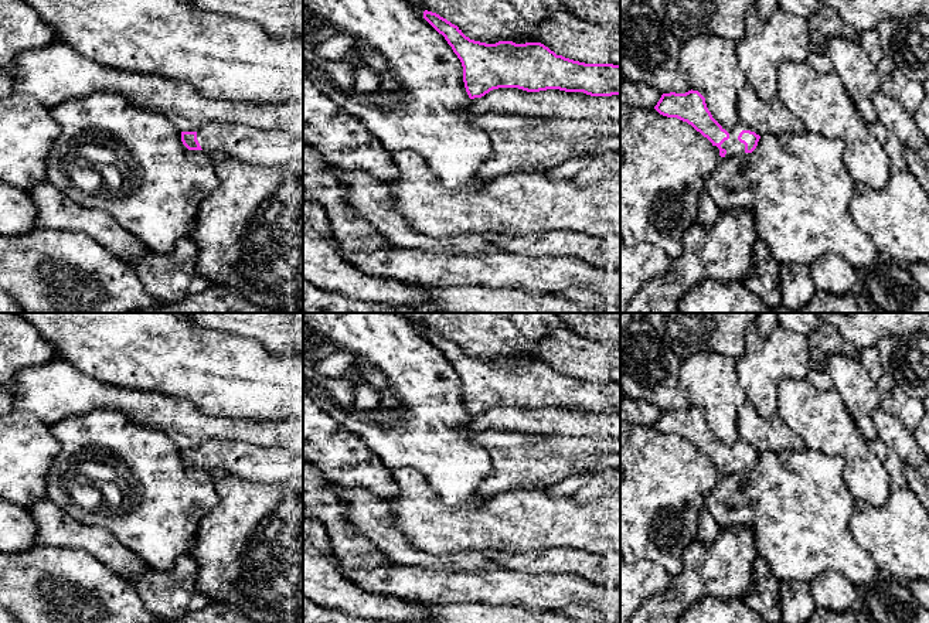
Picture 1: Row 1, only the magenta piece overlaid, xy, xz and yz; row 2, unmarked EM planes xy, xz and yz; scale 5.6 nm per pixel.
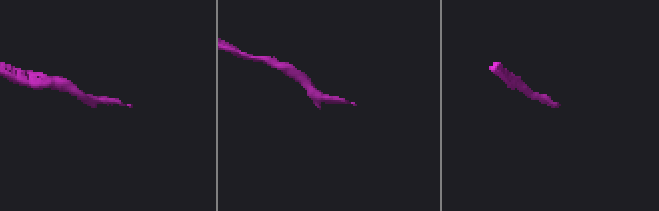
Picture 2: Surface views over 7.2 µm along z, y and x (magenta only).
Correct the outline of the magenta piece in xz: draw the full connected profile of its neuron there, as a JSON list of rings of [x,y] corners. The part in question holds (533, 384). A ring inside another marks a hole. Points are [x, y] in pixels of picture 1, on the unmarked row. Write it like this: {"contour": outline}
{"contour": [[[423,328],[423,336],[445,354],[463,384],[463,399],[470,416],[481,415],[493,406],[518,405],[527,409],[559,406],[583,409],[591,413],[620,412],[620,382],[585,381],[557,372],[541,360],[515,361],[498,358],[486,361],[470,357],[462,347],[436,330]]]}

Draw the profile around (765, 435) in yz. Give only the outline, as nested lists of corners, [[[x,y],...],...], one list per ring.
[[[745,402],[736,418],[736,430],[742,440],[749,442],[759,453],[765,452],[783,452],[783,450],[802,450],[804,449],[803,440],[790,430],[790,428],[776,413],[770,419],[762,418],[751,402]]]

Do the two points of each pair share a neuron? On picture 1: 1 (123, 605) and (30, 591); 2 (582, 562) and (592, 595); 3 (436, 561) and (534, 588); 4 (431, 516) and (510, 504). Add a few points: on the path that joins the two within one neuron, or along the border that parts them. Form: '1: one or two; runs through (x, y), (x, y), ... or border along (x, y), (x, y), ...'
1: one; runs through (101, 591), (77, 581), (53, 586)
2: two; border along (555, 572), (574, 572), (605, 586)
3: two; border along (422, 567), (456, 568)
4: one; runs through (451, 517), (490, 517)

